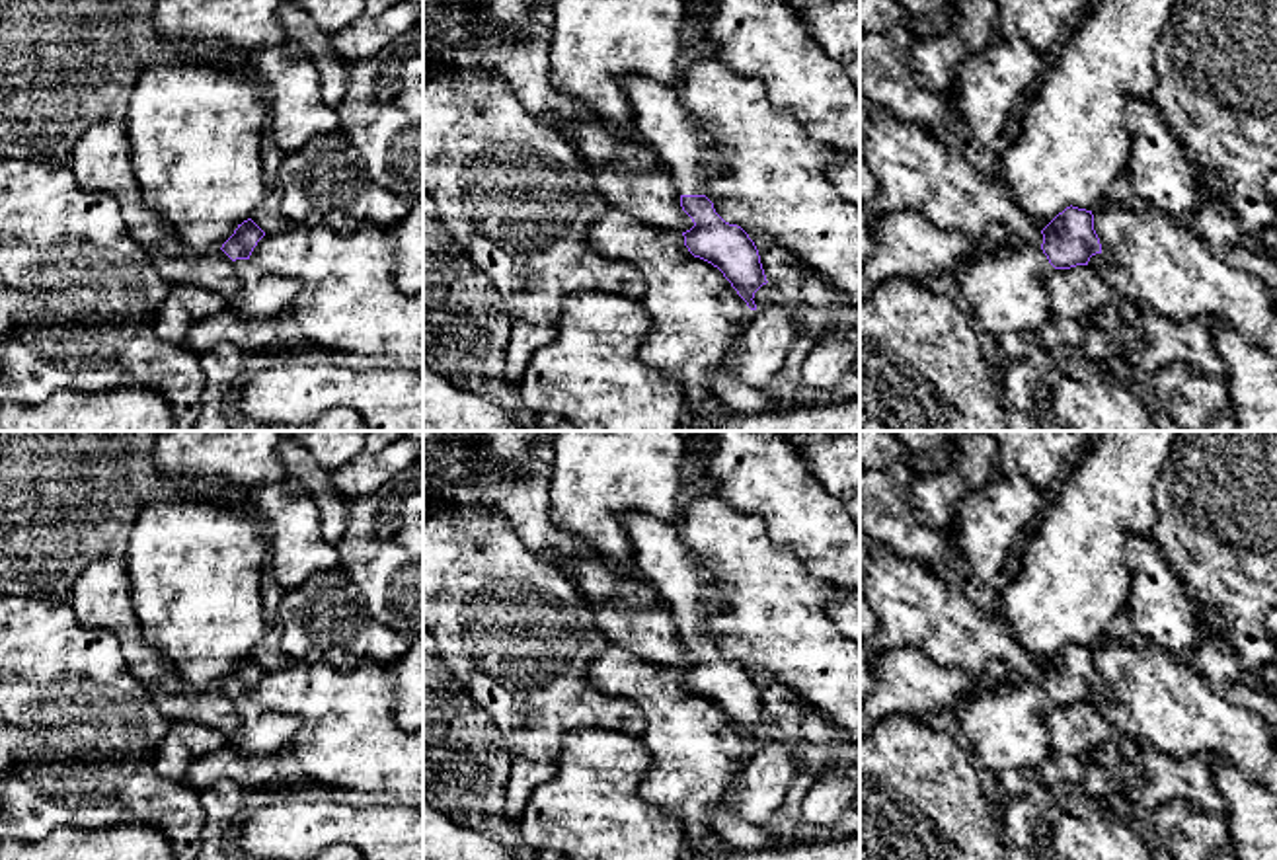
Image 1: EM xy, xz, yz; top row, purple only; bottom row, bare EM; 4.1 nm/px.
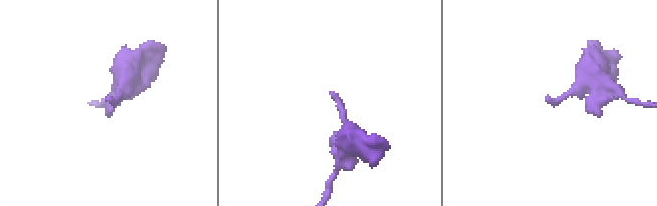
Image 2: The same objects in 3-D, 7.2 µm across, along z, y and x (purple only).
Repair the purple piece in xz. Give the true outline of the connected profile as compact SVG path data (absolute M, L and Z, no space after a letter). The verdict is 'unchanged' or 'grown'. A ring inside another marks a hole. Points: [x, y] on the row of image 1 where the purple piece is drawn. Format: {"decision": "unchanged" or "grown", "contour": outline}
{"decision": "grown", "contour": "M624 76L620 86L641 142L667 166L680 193L680 207L694 222L682 232L684 246L694 257L717 267L747 306L756 310L755 293L768 283L758 250L749 234L725 222L706 197L706 181L723 172L714 138L682 107L678 88L645 76Z"}

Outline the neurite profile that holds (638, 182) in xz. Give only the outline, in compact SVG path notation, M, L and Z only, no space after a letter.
M573 123L569 131L575 152L589 166L610 207L657 228L686 232L694 226L680 207L680 193L667 166L651 146L641 142L628 152L618 137L595 123Z

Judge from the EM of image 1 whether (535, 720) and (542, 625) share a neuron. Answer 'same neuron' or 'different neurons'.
same neuron

